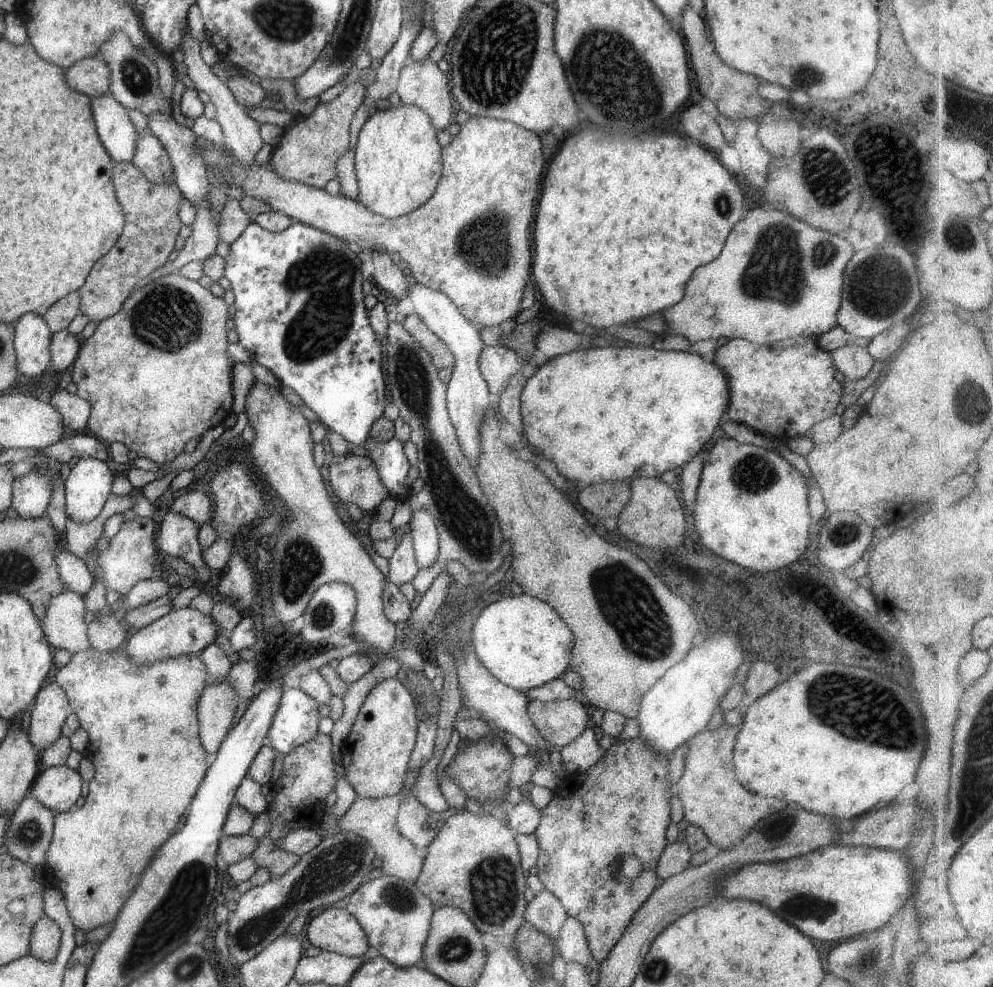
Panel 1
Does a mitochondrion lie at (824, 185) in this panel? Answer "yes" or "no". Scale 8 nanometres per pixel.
yes

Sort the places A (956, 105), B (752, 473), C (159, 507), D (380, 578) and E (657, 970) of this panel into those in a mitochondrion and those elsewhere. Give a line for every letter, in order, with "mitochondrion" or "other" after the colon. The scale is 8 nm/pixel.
A: other
B: mitochondrion
C: other
D: other
E: mitochondrion

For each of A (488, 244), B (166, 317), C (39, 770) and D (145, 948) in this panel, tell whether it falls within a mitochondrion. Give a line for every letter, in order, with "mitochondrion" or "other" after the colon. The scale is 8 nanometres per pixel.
A: mitochondrion
B: mitochondrion
C: other
D: mitochondrion

